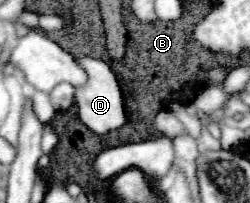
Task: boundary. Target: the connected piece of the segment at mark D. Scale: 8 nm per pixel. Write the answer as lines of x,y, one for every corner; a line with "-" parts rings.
82,57
78,61
86,69
86,73
88,73
88,85
82,85
80,89
76,89
76,105
78,105
80,121
88,129
92,129
94,133
98,133
98,135
114,131
114,129
120,129
126,123
126,111
124,111
122,89
120,89
120,83
118,83
114,71
102,59

